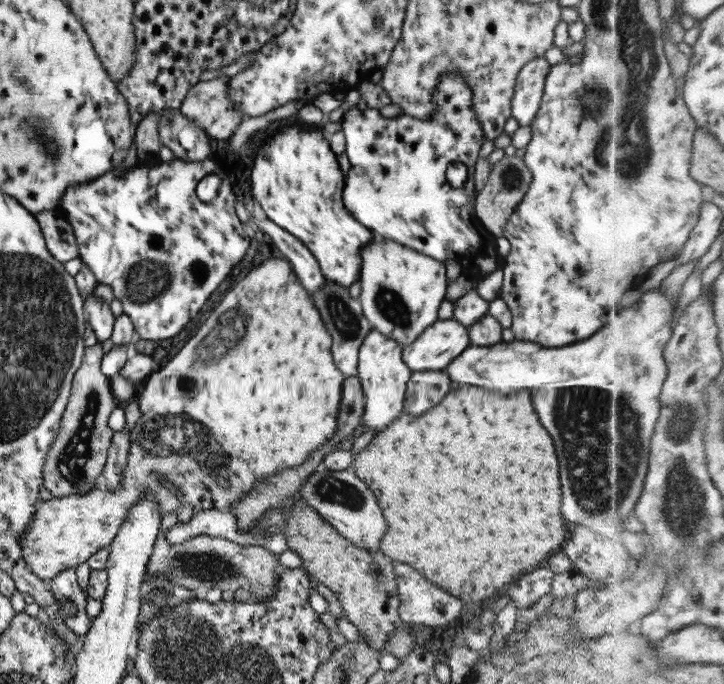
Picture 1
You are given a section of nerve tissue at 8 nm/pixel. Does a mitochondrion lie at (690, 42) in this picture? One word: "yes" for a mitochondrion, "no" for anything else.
no

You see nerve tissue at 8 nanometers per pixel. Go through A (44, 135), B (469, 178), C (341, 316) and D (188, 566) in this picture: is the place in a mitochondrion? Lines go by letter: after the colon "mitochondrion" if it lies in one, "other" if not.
A: mitochondrion
B: other
C: mitochondrion
D: mitochondrion

